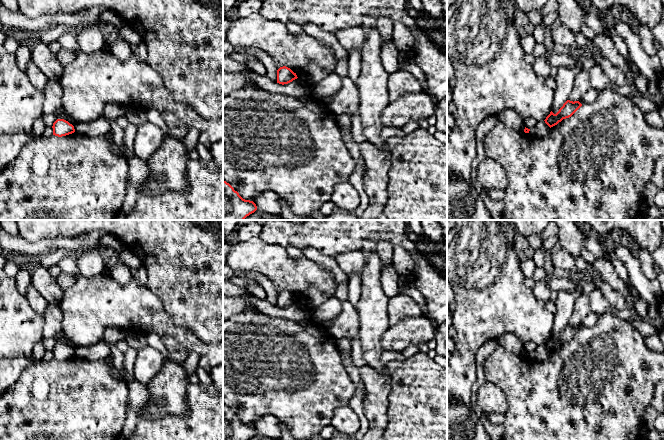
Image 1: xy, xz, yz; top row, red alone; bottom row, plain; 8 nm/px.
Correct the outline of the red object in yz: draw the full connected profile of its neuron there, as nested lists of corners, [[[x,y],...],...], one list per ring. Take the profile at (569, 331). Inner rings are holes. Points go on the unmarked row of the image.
[[[567,324],[556,338],[551,335],[544,345],[551,352],[563,343],[571,341],[581,330],[579,325]]]

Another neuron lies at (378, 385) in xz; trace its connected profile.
[[[368,364],[360,369],[362,383],[366,389],[363,399],[364,414],[369,428],[362,440],[379,440],[387,425],[388,398],[392,387],[391,375],[380,373]]]

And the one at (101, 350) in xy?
[[[108,327],[99,342],[88,346],[77,346],[74,349],[75,357],[91,361],[106,359],[111,355],[110,346],[118,341],[125,340],[128,334],[129,332],[122,329]]]

